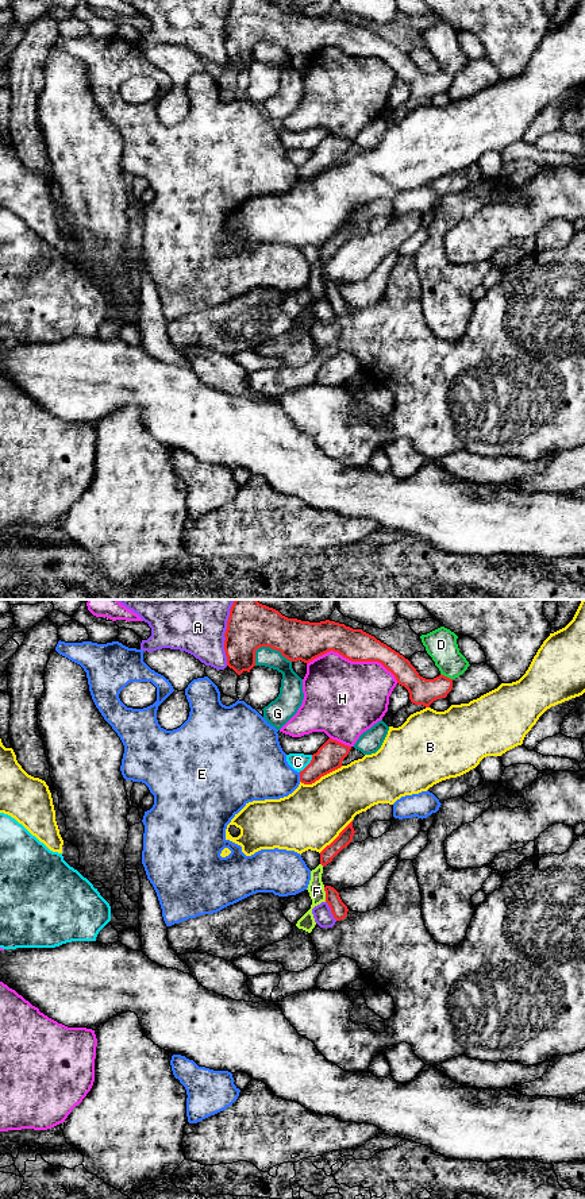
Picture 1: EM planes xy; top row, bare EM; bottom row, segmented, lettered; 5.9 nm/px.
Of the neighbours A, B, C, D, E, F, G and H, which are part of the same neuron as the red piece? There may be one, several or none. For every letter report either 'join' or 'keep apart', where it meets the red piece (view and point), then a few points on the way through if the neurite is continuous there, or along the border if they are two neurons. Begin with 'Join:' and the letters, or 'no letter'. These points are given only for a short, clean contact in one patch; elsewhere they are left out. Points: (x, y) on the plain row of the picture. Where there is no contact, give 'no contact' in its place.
Join: no letter
A: keep apart | xy (224, 30)
B: keep apart | xy (320, 172)
C: keep apart | xy (308, 160) | along xy (312, 150), (312, 154), (299, 166)
D: keep apart | xy (446, 72)
E: keep apart | xy (300, 172)
F: keep apart | xy (326, 289) | along xy (323, 282), (326, 296)
G: keep apart | xy (273, 43)
H: keep apart | xy (354, 56)

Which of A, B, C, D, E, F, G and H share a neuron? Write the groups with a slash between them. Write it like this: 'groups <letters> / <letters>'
groups A / B / C / D / E / F / G / H

